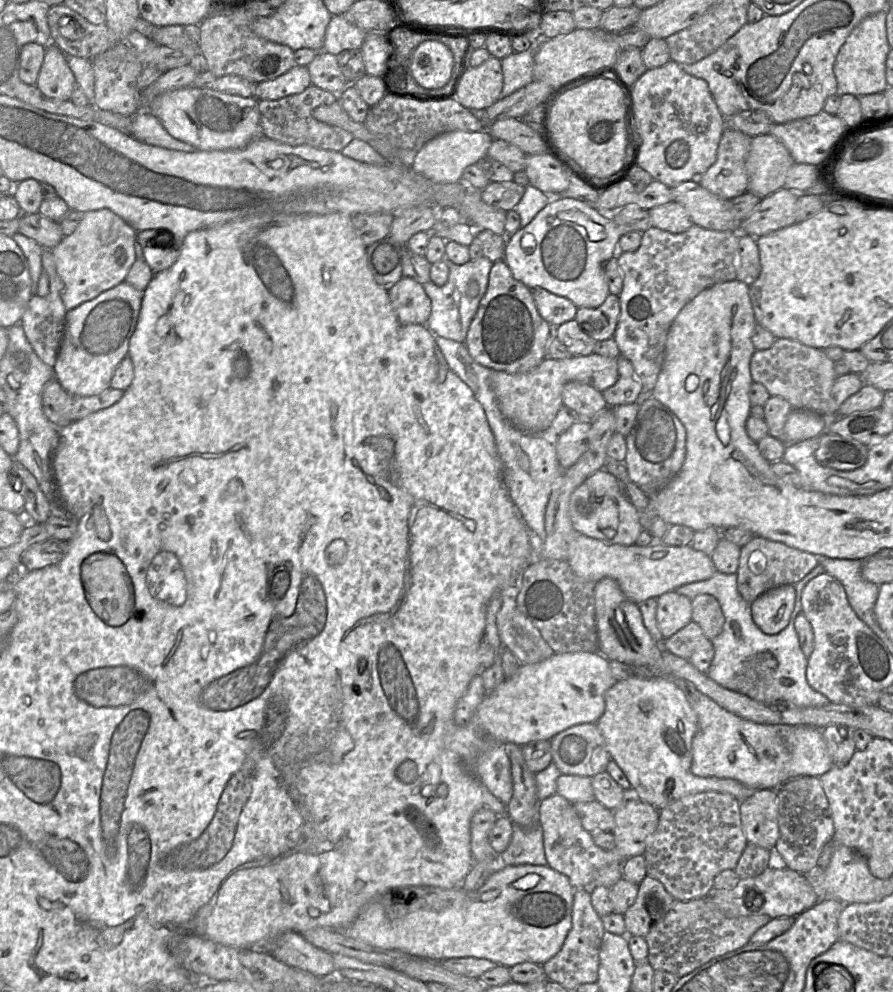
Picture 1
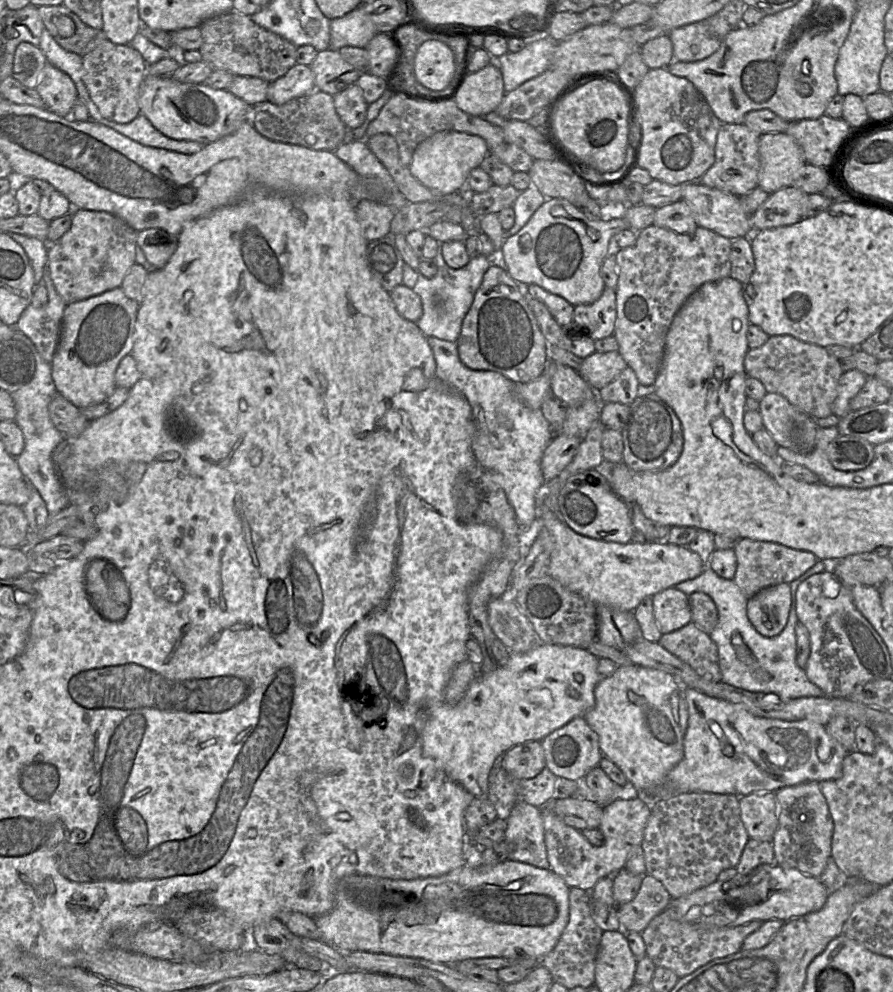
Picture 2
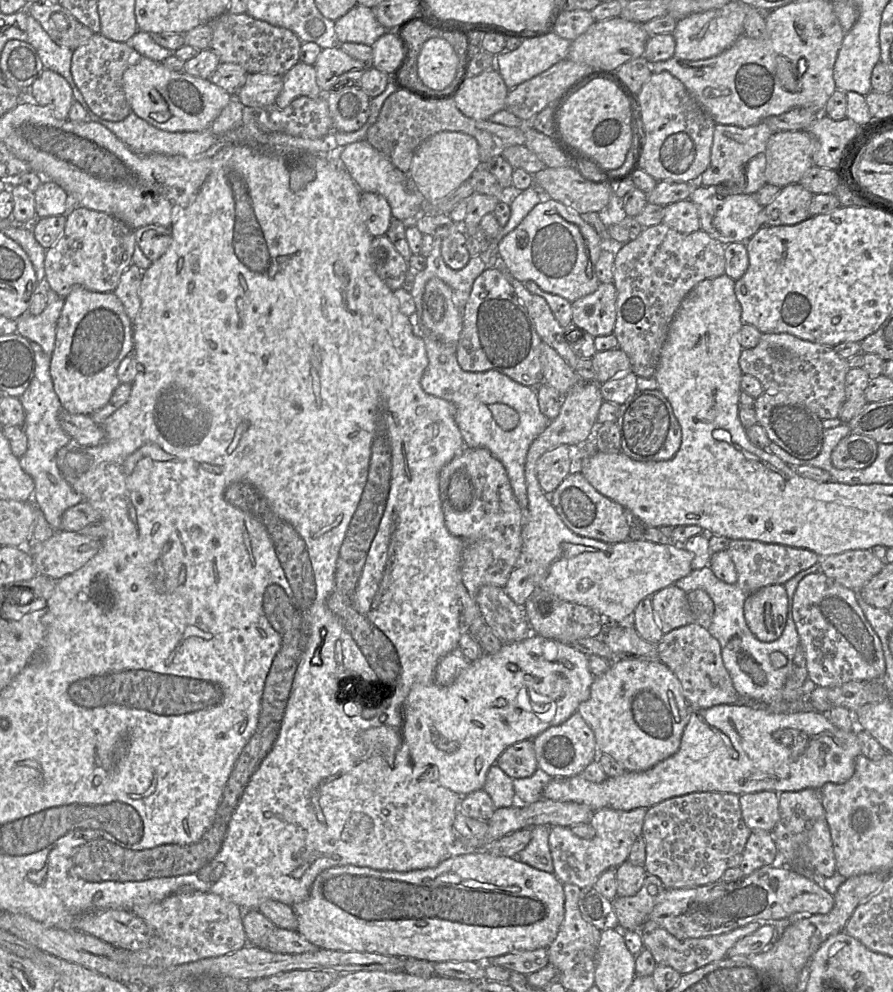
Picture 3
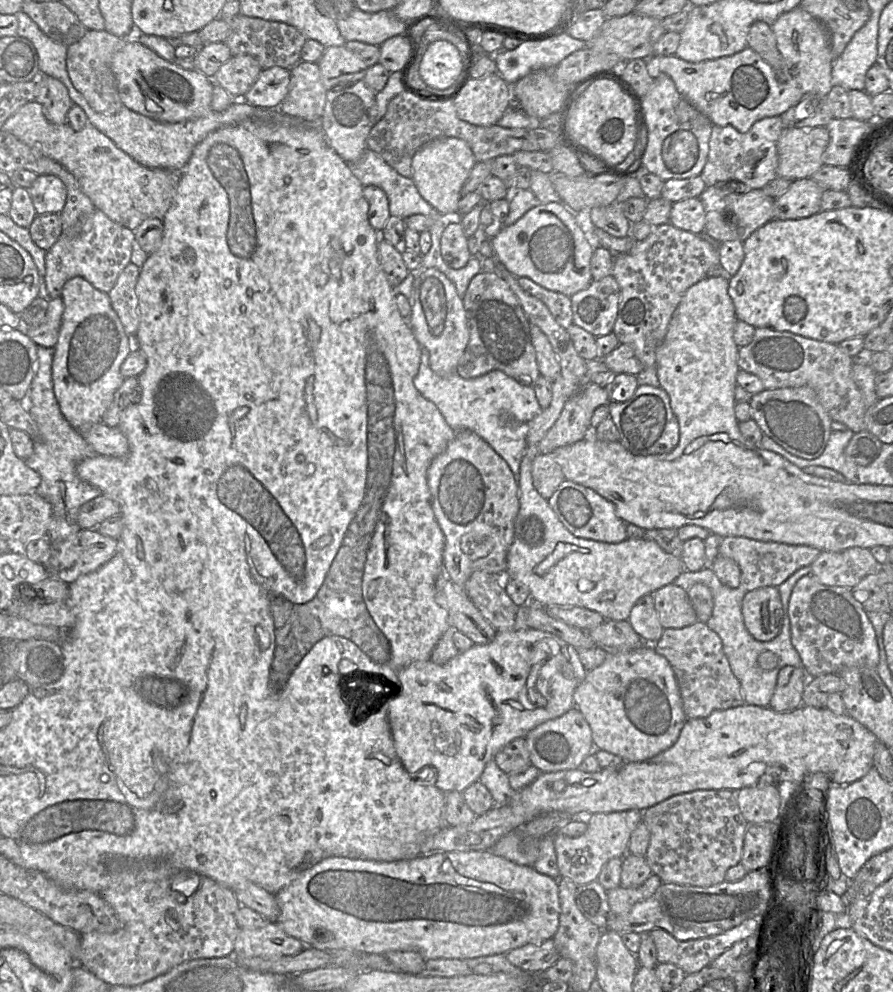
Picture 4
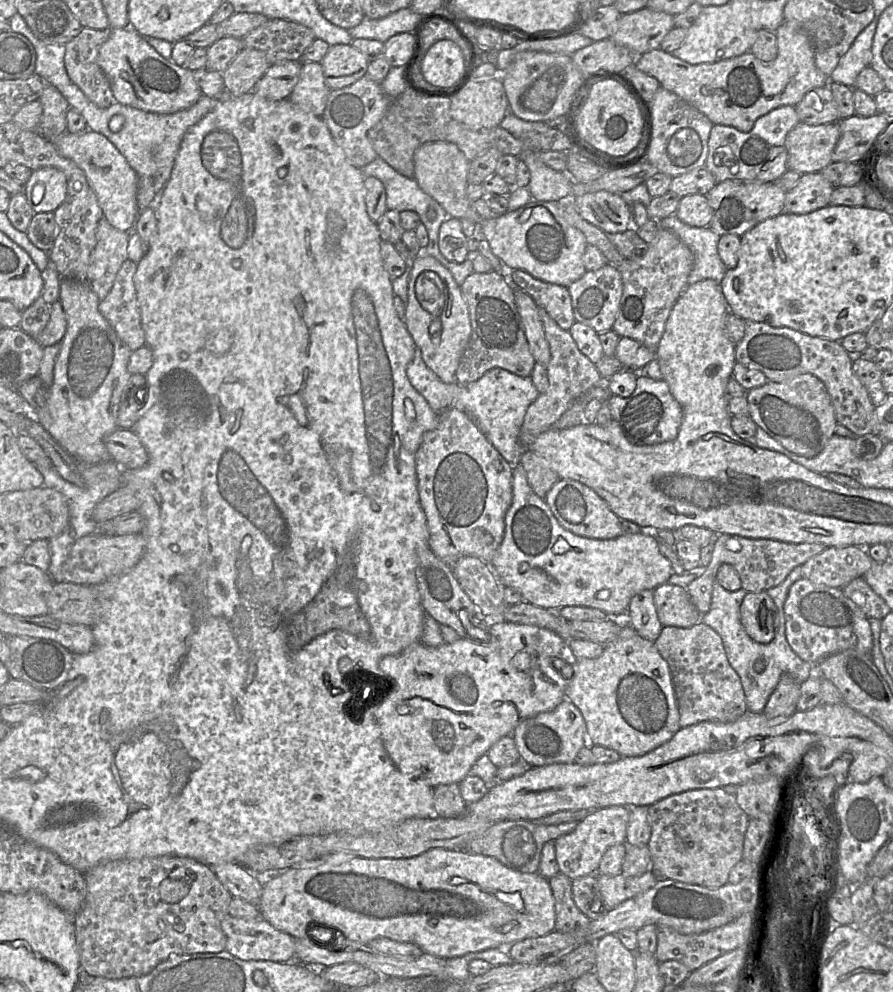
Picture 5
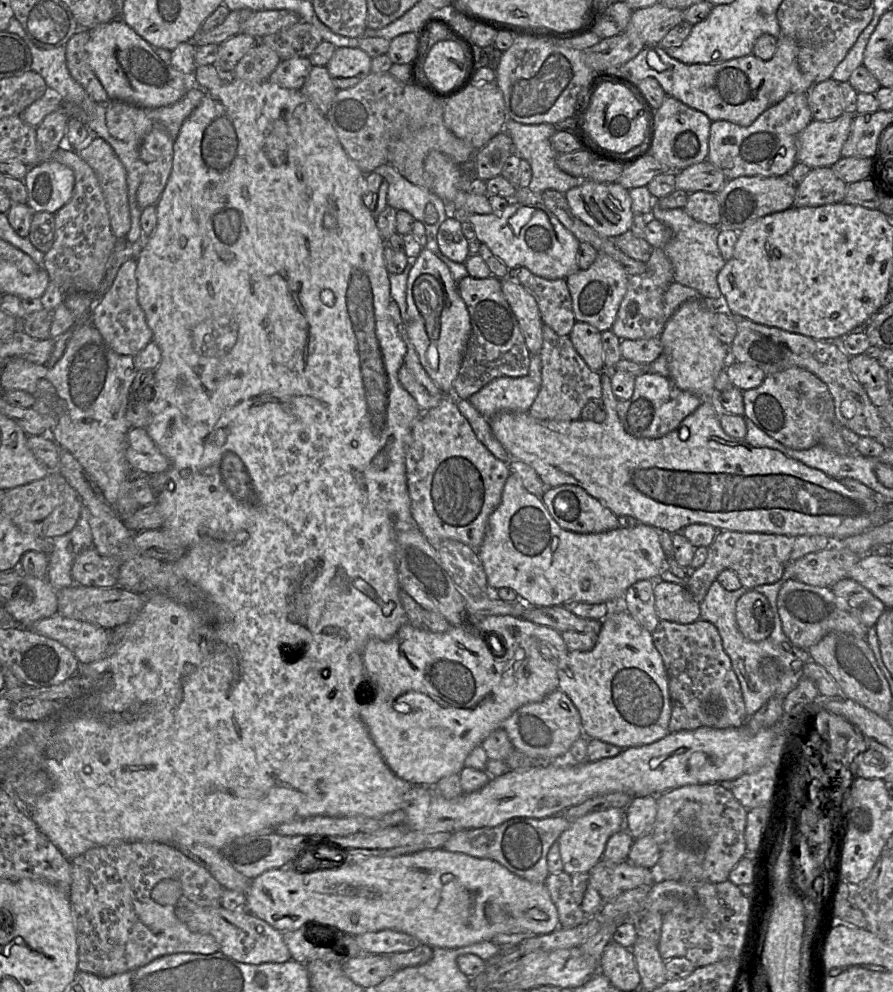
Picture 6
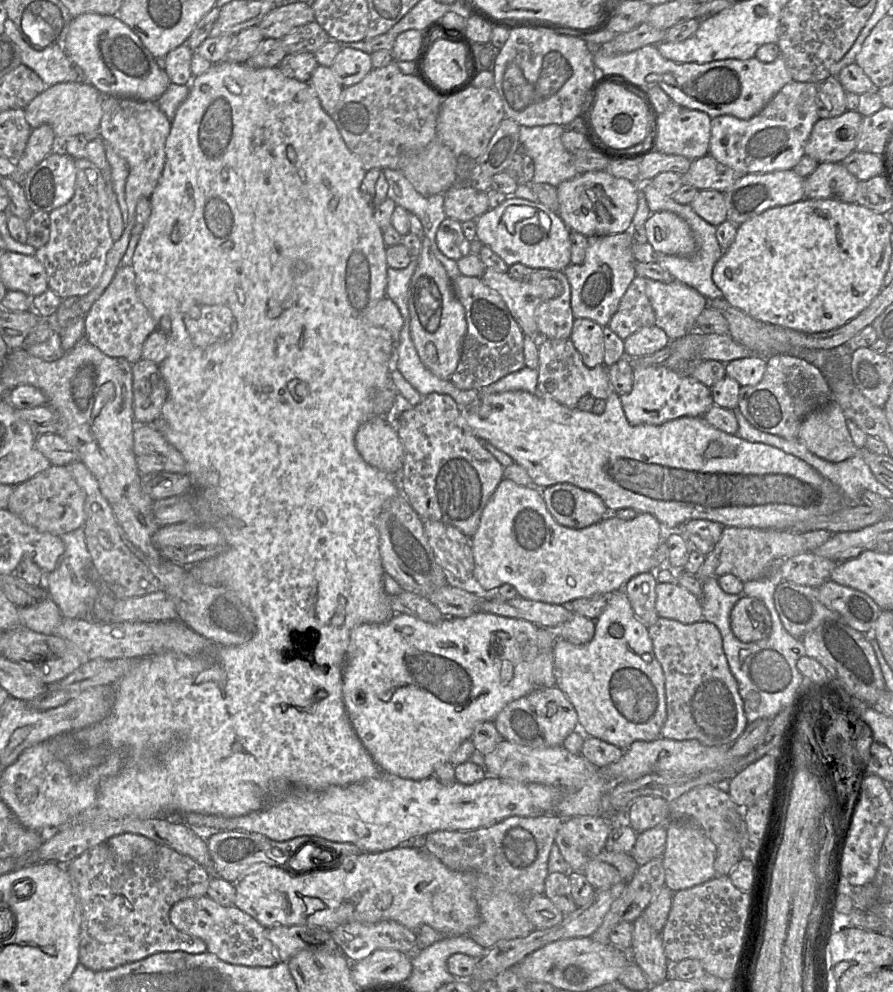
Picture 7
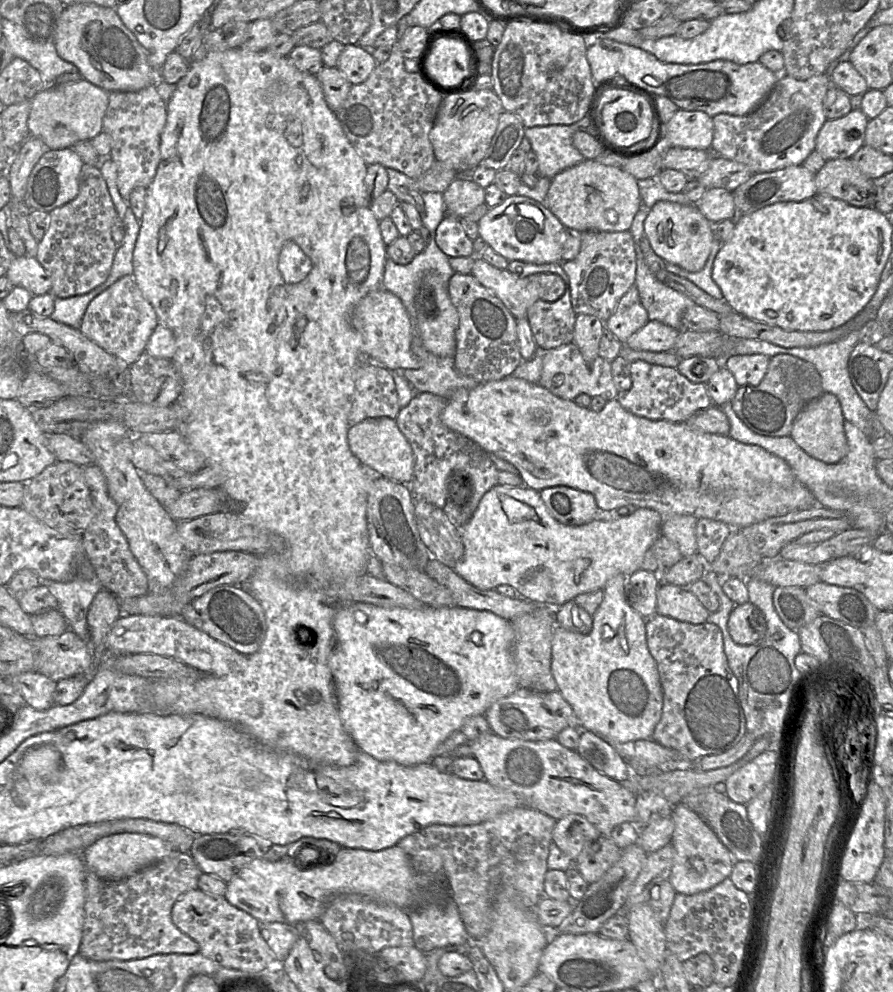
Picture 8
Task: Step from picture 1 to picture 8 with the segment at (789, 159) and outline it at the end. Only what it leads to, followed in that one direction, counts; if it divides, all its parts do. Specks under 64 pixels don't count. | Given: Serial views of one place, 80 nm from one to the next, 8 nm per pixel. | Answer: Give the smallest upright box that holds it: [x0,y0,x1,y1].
[815,109,868,161]

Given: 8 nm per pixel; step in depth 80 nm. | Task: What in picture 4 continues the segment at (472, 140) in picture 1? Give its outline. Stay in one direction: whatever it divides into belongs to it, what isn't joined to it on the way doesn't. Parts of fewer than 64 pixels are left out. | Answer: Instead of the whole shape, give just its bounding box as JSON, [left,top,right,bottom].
[412,137,476,219]

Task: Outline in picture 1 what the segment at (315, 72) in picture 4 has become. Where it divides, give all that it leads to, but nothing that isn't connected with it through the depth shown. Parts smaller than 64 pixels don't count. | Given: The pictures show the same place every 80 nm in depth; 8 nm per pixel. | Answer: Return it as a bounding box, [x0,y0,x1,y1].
[255,65,311,101]

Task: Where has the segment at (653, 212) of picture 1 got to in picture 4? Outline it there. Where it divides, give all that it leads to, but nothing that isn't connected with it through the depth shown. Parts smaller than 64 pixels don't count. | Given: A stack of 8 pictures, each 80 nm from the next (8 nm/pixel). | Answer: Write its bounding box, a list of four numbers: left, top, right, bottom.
[669,197,706,234]

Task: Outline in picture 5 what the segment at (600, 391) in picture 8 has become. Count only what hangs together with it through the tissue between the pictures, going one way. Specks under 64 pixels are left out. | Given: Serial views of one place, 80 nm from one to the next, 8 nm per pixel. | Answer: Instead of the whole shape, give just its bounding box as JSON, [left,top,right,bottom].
[521,307,603,449]

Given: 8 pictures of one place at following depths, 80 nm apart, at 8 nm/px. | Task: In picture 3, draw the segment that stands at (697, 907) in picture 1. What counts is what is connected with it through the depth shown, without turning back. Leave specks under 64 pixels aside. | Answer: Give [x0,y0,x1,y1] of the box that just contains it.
[639,920,769,975]

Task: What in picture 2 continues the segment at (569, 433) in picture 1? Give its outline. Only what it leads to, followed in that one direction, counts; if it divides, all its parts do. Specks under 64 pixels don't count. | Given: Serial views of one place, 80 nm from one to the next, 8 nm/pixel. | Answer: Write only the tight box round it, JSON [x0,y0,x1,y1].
[541,434,582,483]

